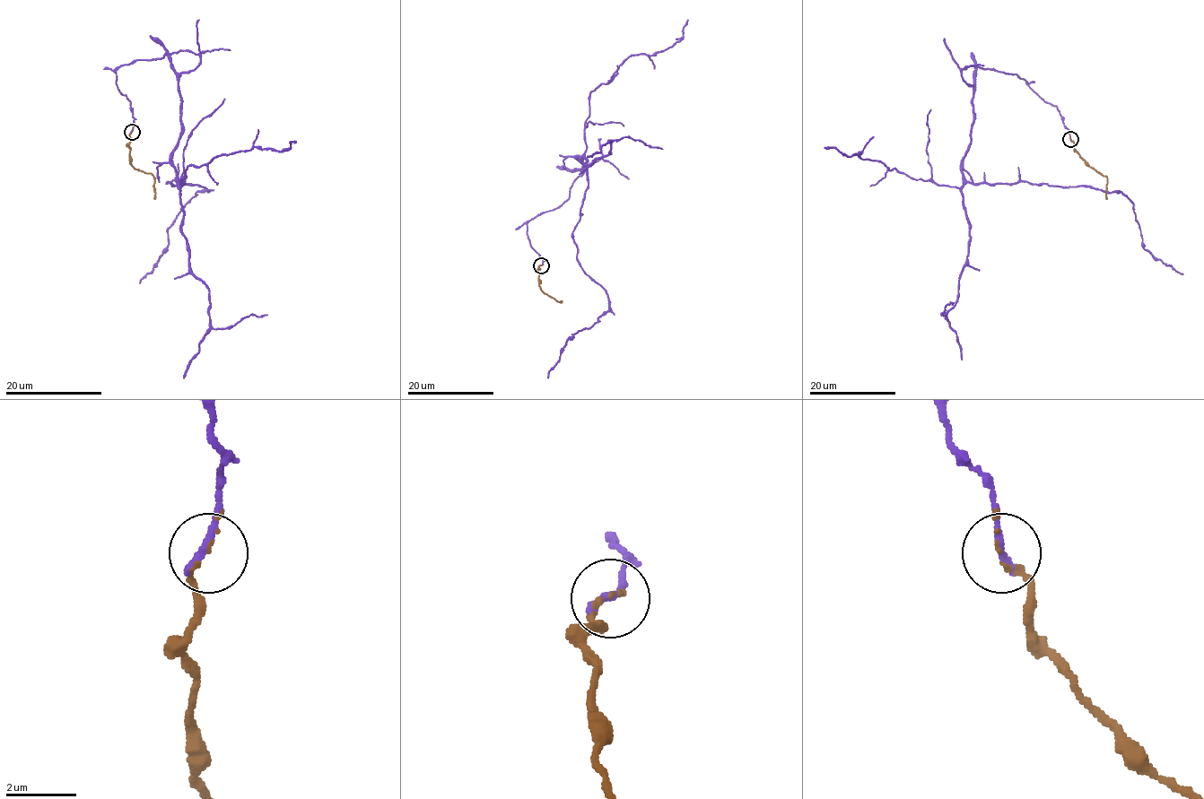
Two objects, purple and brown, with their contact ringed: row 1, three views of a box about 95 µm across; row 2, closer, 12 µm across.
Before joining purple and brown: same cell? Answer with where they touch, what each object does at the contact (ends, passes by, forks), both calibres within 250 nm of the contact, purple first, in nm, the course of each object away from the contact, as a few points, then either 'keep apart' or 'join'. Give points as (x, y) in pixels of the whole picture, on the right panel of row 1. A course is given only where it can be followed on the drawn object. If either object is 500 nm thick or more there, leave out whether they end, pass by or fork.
(1070, 139) | purple ends | brown passes by | 280/70 nm | purple via (1070, 138), (1060, 110), (1017, 74), (962, 70), (972, 89), (964, 178), (1121, 192), (1143, 247), (1183, 273) | brown via (1070, 138), (1075, 151), (1090, 167), (1107, 178), (1106, 199) | join

